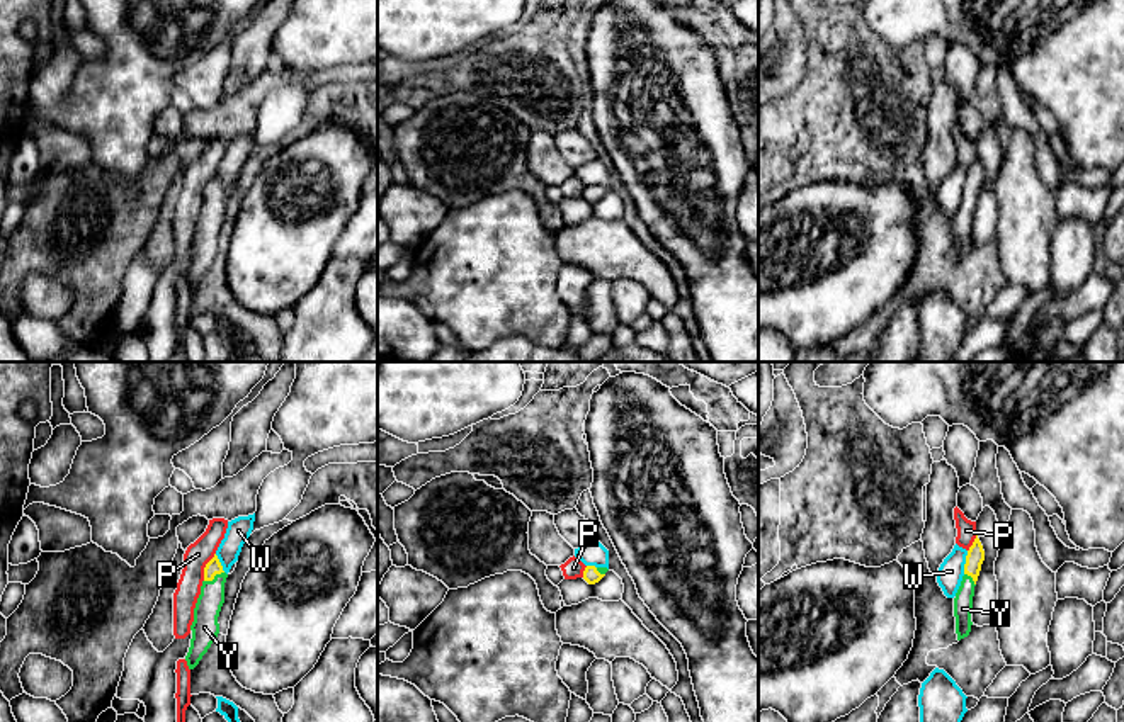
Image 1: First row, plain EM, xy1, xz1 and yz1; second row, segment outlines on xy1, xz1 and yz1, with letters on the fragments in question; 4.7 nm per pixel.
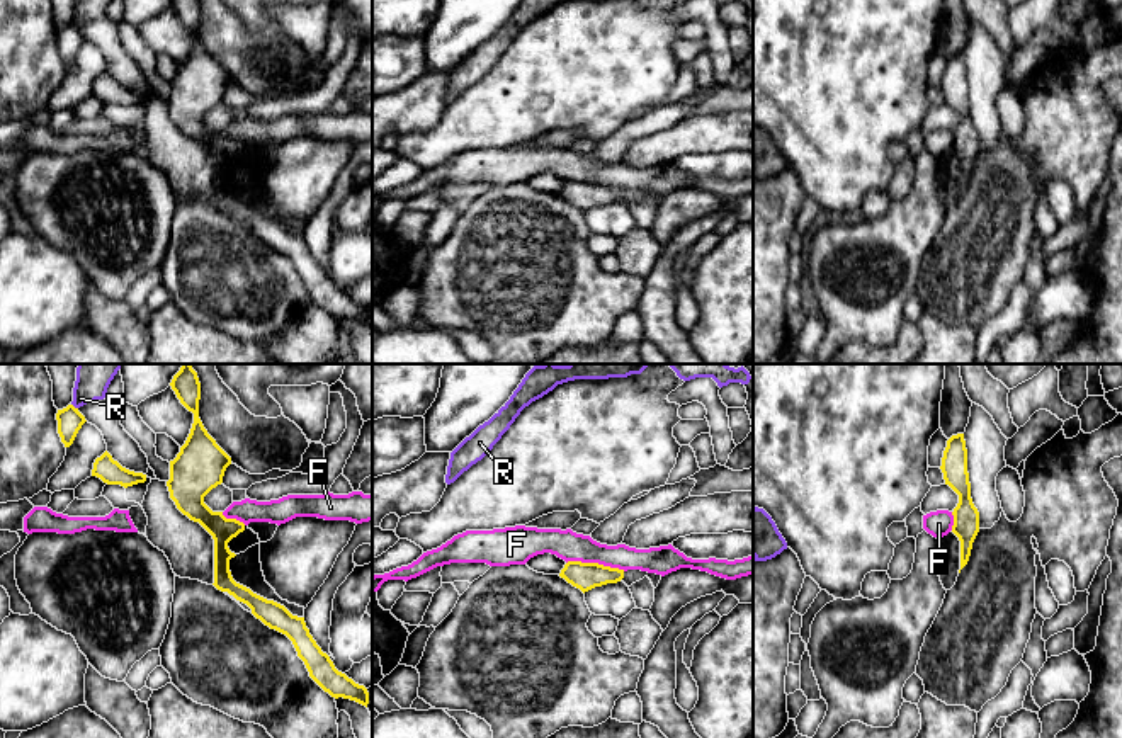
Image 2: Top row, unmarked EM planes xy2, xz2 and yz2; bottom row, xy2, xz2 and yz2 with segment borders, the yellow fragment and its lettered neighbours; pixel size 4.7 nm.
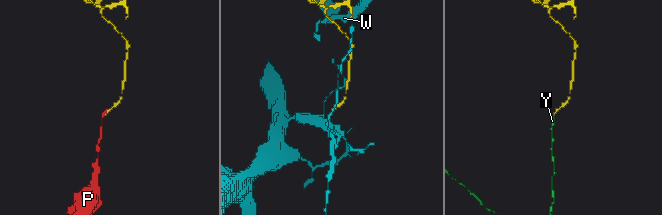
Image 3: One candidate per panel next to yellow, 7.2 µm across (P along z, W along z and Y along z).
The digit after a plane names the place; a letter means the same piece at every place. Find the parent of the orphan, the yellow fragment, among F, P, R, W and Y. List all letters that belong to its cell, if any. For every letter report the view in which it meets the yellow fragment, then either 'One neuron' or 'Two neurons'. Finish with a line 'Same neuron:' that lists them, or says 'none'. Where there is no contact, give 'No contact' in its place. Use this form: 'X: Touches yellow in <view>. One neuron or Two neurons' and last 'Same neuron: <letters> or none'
F: Touches yellow in xz2. Two neurons
P: Touches yellow in xy1. Two neurons
R: Touches yellow in xy2. Two neurons
W: Touches yellow in yz1. Two neurons
Y: Touches yellow in xy1. One neuron
Same neuron: Y

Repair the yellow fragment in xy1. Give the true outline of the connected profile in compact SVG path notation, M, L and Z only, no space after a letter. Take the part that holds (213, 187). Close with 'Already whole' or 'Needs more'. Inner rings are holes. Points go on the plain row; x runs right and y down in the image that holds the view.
M214 173L214 177L204 187L204 200L201 214L194 228L194 241L190 245L192 258L185 275L189 289L194 289L211 263L219 253L218 236L224 223L224 202L228 194Z. Needs more

